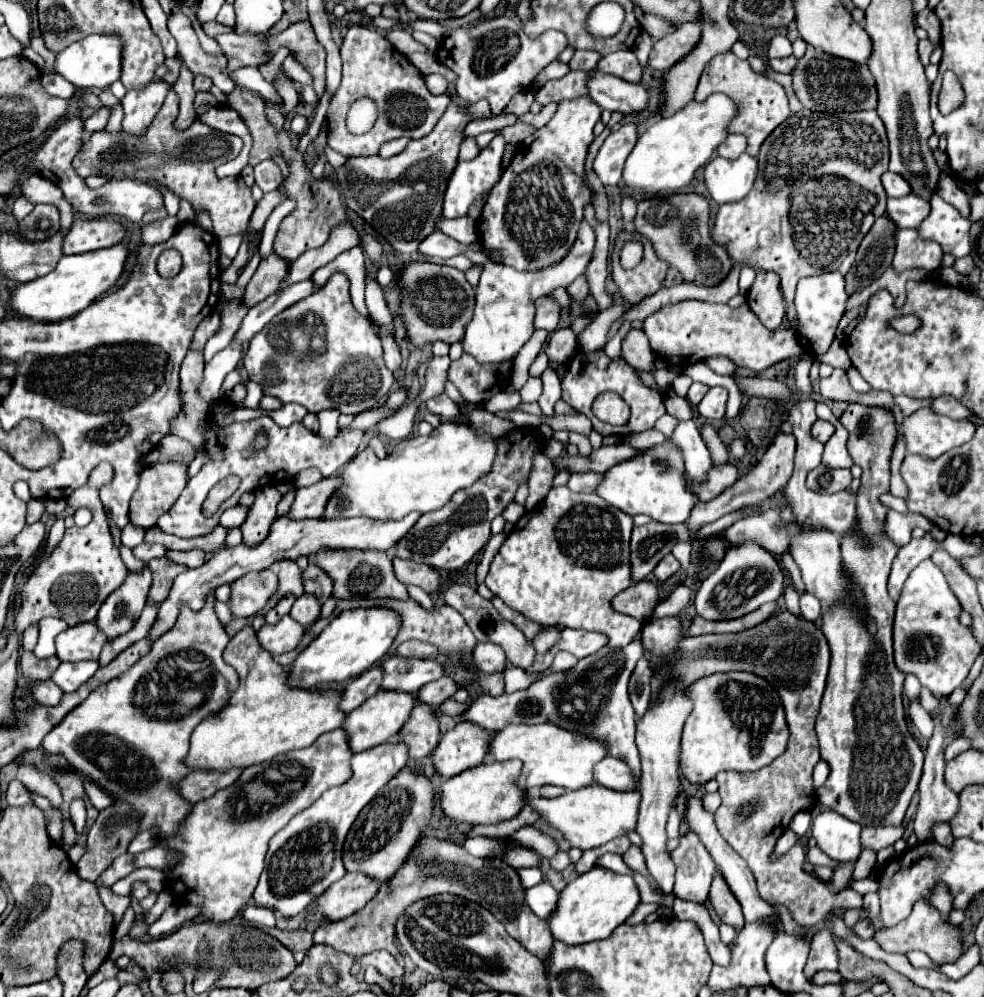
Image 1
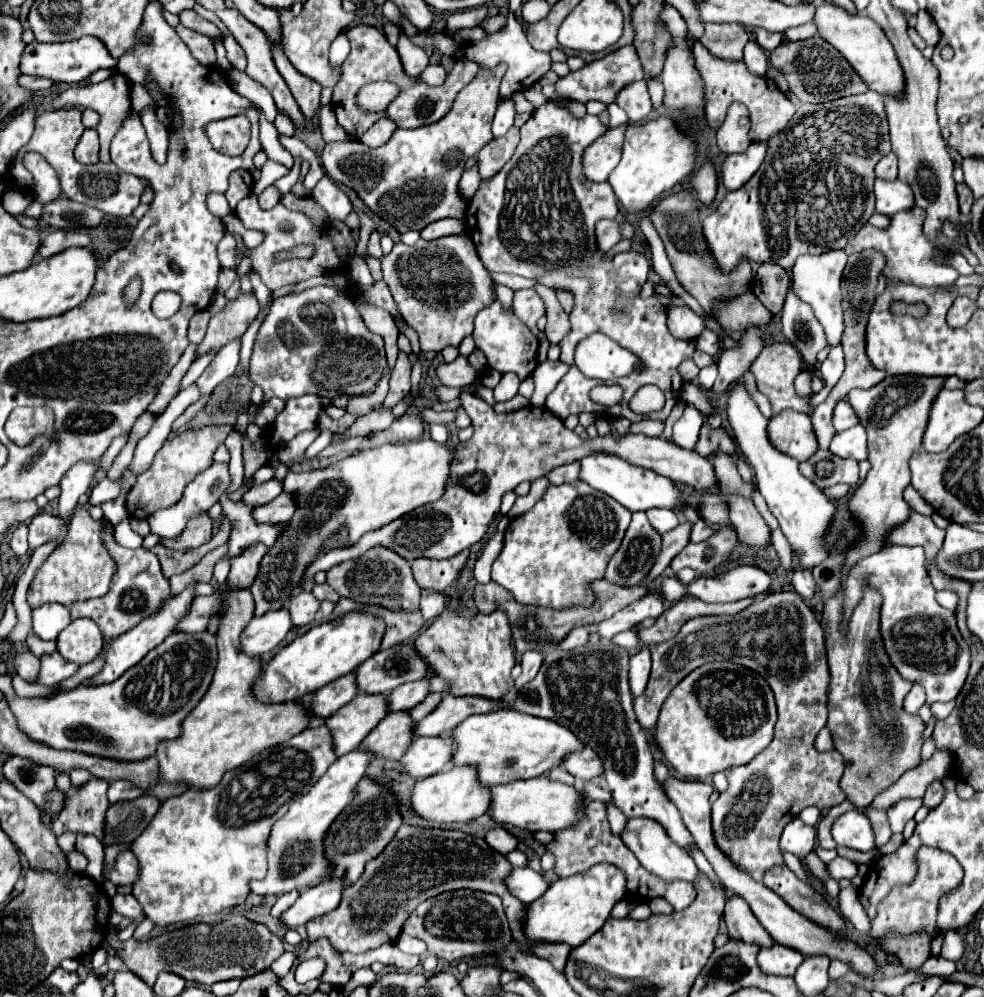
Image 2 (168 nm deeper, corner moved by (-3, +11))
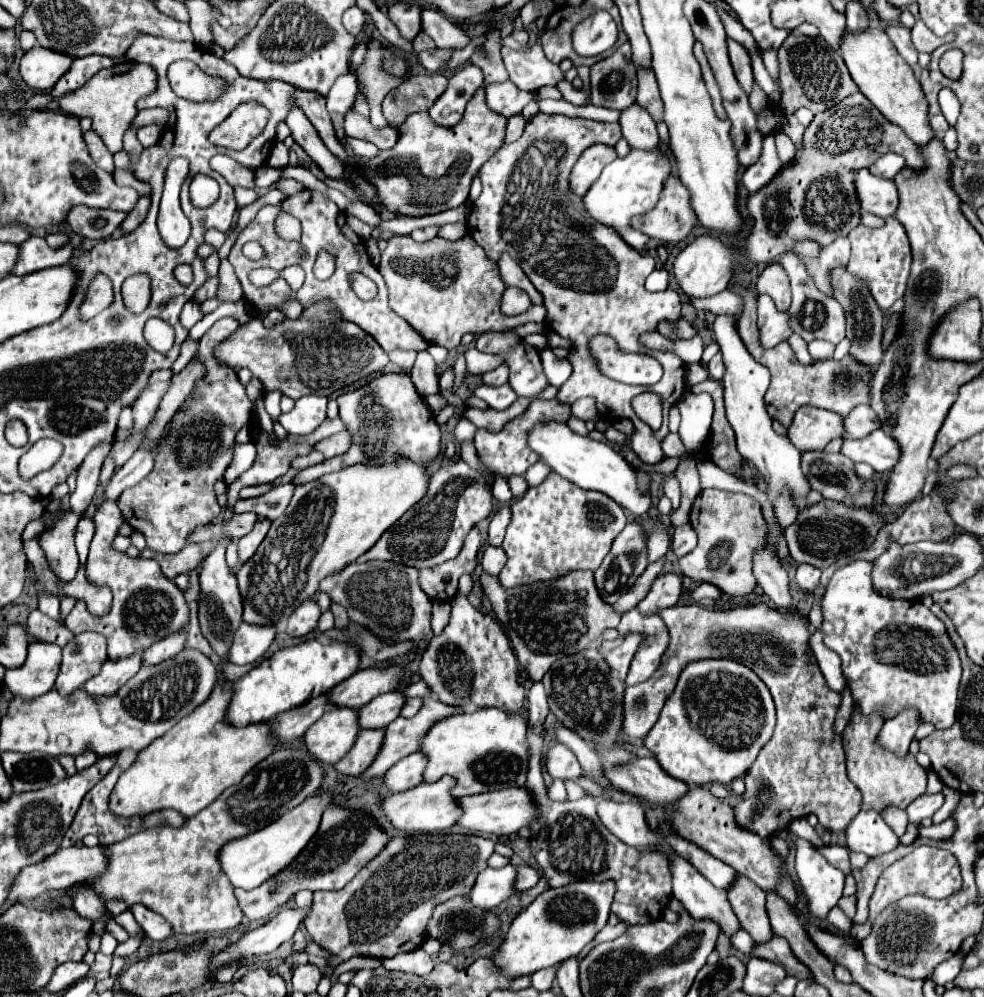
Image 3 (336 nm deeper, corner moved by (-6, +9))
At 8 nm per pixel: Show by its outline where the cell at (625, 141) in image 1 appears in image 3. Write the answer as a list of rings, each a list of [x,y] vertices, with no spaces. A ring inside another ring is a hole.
[[[593,145],[587,151],[583,151],[583,155],[575,163],[571,177],[569,177],[571,193],[583,197],[587,189],[591,187],[591,183],[601,175],[603,167],[609,165],[615,157],[617,153],[607,145]]]

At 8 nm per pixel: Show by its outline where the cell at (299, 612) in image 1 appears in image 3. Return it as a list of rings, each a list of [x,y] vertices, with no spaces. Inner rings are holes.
[[[307,599],[303,601],[289,617],[289,623],[287,623],[287,635],[291,637],[305,637],[309,635],[311,631],[317,629],[317,621],[319,621],[319,607],[313,599]]]

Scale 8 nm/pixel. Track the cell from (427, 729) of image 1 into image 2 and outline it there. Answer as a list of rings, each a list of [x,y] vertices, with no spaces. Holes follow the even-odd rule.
[[[410,711],[388,713],[384,721],[380,721],[380,725],[362,741],[360,749],[372,751],[374,755],[384,759],[398,761],[414,739],[412,725],[416,725],[416,721],[412,721]]]

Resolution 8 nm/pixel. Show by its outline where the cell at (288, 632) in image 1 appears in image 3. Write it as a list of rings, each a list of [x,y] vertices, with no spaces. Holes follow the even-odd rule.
[[[241,623],[239,631],[233,635],[233,645],[227,653],[229,663],[235,665],[247,665],[255,663],[273,643],[275,639],[275,627],[255,627]]]

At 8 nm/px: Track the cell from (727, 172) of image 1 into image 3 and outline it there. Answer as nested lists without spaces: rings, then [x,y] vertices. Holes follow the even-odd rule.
[[[767,135],[763,141],[763,153],[761,153],[759,161],[755,165],[747,167],[741,179],[743,179],[745,189],[755,193],[761,187],[765,187],[767,183],[771,183],[771,179],[775,179],[779,175],[779,171],[783,171],[783,161],[777,157],[773,135]]]

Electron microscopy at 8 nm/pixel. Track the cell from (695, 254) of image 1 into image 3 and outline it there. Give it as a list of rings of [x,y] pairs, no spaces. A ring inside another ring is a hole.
[[[733,285],[729,289],[745,299],[745,309],[743,309],[743,315],[737,317],[737,325],[739,325],[739,335],[743,337],[747,351],[771,371],[771,385],[765,393],[765,403],[767,403],[767,411],[773,419],[777,419],[783,427],[789,427],[795,411],[803,405],[829,409],[829,411],[835,411],[845,417],[851,413],[853,407],[857,407],[861,403],[871,403],[869,389],[871,389],[873,371],[867,371],[867,367],[859,367],[859,363],[855,363],[855,359],[851,359],[851,355],[843,357],[841,361],[825,359],[825,361],[813,361],[811,365],[801,365],[787,341],[779,343],[773,349],[761,347],[759,327],[757,327],[757,293],[751,293],[751,291],[743,289],[741,285]]]

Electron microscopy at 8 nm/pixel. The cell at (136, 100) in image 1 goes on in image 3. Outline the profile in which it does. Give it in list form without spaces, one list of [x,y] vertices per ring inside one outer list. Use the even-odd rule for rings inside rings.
[[[145,125],[145,127],[137,129],[137,139],[141,141],[143,147],[157,145],[161,135],[163,135],[163,127],[159,127],[159,125]]]

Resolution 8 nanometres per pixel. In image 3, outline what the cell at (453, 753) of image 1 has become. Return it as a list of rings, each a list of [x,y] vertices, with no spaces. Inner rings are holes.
[[[411,753],[399,763],[395,763],[383,777],[383,785],[389,793],[401,793],[417,787],[423,781],[423,769],[427,759],[423,753]]]

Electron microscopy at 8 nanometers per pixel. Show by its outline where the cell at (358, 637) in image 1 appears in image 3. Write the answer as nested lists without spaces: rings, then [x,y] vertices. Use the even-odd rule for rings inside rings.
[[[305,641],[297,647],[279,649],[269,659],[261,661],[247,675],[233,683],[233,697],[225,713],[229,725],[253,725],[271,721],[275,715],[307,703],[315,695],[327,693],[331,687],[347,679],[359,669],[359,653],[347,643],[321,645],[319,641]]]

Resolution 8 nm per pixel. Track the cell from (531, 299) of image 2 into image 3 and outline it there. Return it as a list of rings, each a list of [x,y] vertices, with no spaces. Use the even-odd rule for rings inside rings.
[[[505,287],[503,299],[501,299],[501,311],[503,311],[503,315],[507,315],[507,317],[519,315],[529,305],[531,305],[531,301],[529,301],[529,297],[527,297],[525,291],[515,289],[515,287]]]

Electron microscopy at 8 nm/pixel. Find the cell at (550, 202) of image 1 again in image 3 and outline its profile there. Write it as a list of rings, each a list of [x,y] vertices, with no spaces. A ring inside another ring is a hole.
[[[537,113],[527,121],[525,131],[517,141],[503,143],[501,149],[481,167],[479,177],[483,191],[473,203],[467,223],[471,237],[487,255],[509,251],[509,255],[519,261],[525,275],[543,295],[543,305],[547,309],[545,325],[577,345],[577,351],[569,353],[573,373],[561,385],[557,399],[573,403],[581,397],[593,397],[603,419],[631,419],[635,423],[635,435],[631,437],[633,451],[643,463],[655,465],[665,457],[659,443],[669,433],[669,407],[685,393],[685,363],[673,353],[643,347],[639,335],[655,331],[657,323],[663,319],[679,319],[681,299],[673,289],[649,293],[643,285],[647,275],[655,269],[655,259],[651,255],[639,255],[613,229],[591,219],[585,213],[581,199],[569,191],[569,173],[579,155],[595,143],[615,147],[619,139],[619,123]],[[601,331],[613,337],[615,343],[621,343],[621,349],[627,353],[649,353],[655,357],[663,367],[661,381],[647,387],[609,381],[595,367],[595,359],[587,355],[587,339]],[[647,391],[661,395],[663,401],[663,425],[657,433],[643,423],[631,407],[631,399]]]

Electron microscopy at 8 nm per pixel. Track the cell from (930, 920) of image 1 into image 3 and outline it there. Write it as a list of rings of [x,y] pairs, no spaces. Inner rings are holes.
[[[917,847],[911,855],[903,857],[901,861],[893,863],[891,867],[887,867],[879,881],[877,881],[877,887],[871,895],[871,901],[869,901],[869,923],[865,925],[853,925],[851,929],[851,935],[859,941],[859,939],[865,939],[869,933],[871,933],[871,923],[873,919],[889,905],[889,903],[895,903],[899,901],[901,897],[905,895],[925,895],[925,897],[931,897],[931,899],[945,899],[953,893],[957,893],[961,889],[961,873],[959,873],[959,863],[955,863],[955,857],[945,851],[945,849],[937,849],[937,847]]]

